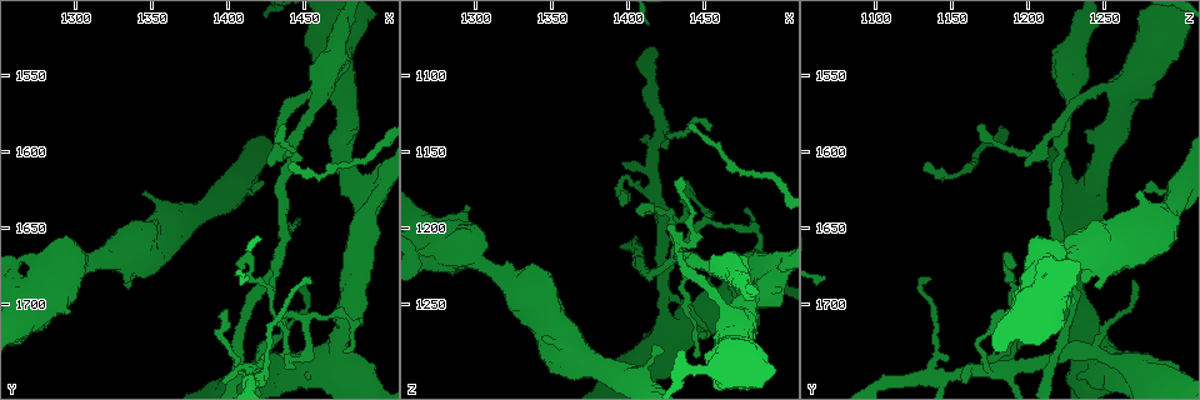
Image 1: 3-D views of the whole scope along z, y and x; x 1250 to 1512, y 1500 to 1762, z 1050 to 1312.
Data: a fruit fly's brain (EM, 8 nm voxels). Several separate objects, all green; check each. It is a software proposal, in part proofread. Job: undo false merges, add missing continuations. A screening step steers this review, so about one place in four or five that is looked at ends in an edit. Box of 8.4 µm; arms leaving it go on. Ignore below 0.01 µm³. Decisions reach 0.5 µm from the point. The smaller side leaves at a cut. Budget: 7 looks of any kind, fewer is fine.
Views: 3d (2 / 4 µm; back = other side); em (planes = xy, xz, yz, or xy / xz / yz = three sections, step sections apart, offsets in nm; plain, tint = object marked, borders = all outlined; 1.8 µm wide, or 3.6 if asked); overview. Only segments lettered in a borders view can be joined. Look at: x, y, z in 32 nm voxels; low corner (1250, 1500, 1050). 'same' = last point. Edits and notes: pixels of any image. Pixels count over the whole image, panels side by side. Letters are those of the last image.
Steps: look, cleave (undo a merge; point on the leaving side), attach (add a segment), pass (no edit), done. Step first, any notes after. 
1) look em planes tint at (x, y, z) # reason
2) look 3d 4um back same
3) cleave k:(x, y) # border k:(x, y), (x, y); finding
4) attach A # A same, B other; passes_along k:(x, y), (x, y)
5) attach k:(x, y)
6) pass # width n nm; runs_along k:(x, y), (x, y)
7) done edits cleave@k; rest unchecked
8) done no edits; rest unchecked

look em yz step 8 tint at (1418, 1742, 1176) # arms run side by side

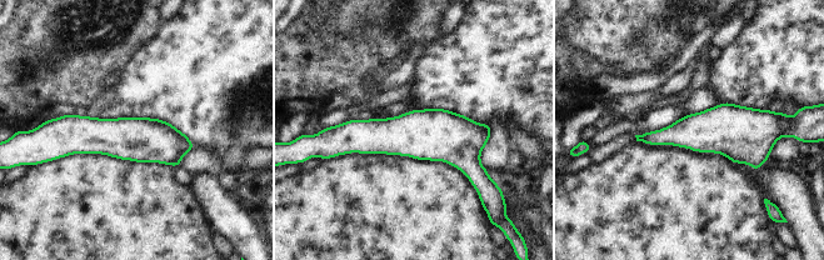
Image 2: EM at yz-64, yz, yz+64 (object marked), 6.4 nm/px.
look em planes borders same # cut it another way

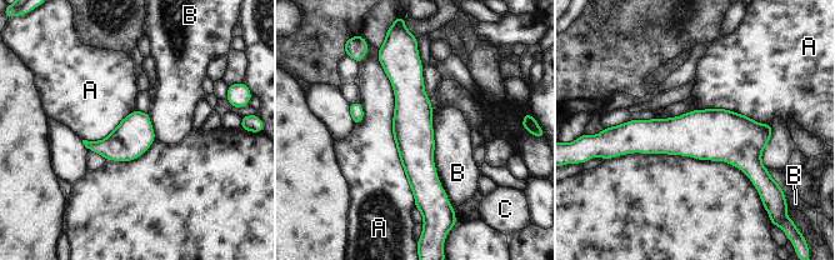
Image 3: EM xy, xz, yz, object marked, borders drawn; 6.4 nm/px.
pass # A other, B other, C other; border 3:(378, 51), (415, 206); one cell here

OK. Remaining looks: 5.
look em 3.6um xy step 4 borders at (1422, 1620, 1280) # tapers out

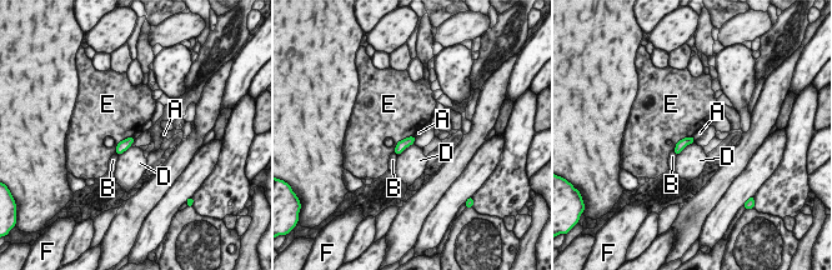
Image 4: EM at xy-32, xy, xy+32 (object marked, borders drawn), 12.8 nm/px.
pass # A other, B other, D other, E other, F other; border 4:(412, 135), (401, 139), (394, 150); no lettered segment goes on from it

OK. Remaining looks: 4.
look 3d 4um at (1456, 1570, 1228) # sudden change in width

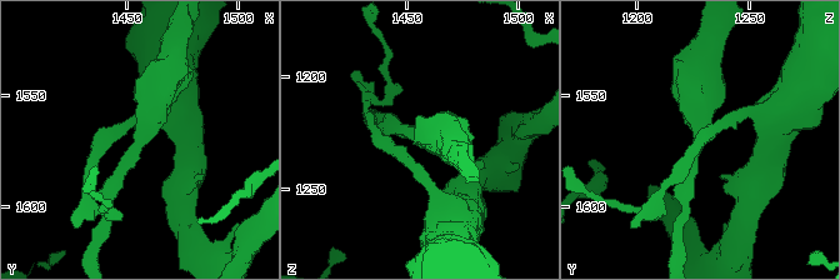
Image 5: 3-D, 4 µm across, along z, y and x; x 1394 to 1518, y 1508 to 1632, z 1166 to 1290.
look em planes tint at (1456, 1568, 1228) # arms 4; need the tissue

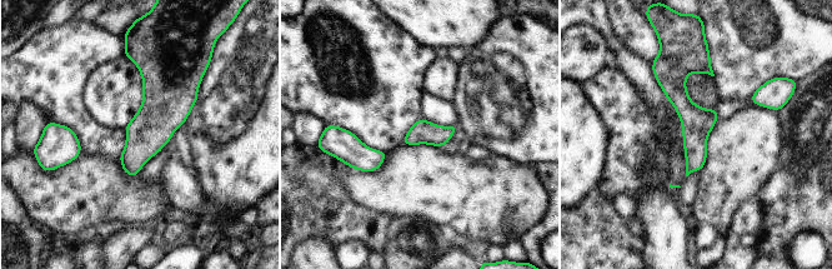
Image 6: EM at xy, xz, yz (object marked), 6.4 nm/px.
look em planes borders same # what lies round it

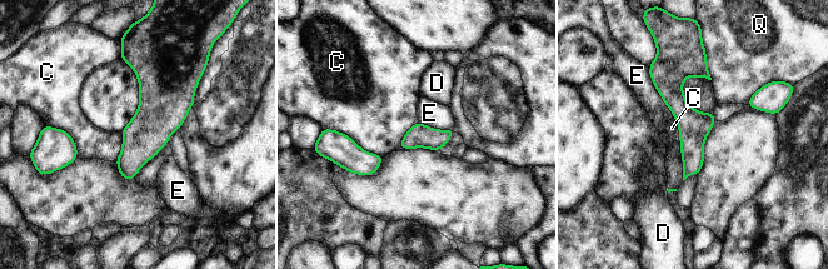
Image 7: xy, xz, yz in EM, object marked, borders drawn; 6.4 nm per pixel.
pass # width 160 nm; C other, D other, E other, Q other; border 7:(330, 128), (383, 157); one cell here

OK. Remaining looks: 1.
done no edits; rest unchecked

